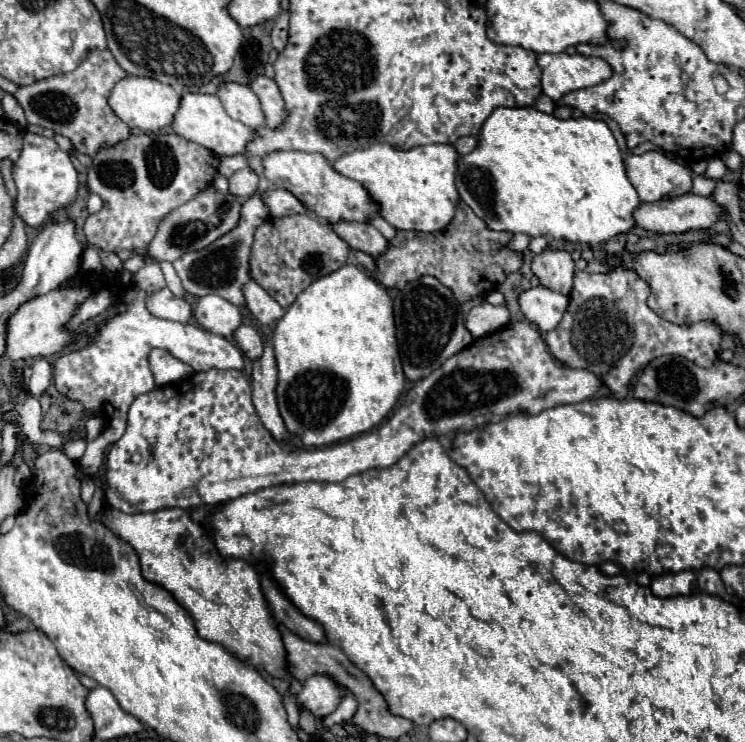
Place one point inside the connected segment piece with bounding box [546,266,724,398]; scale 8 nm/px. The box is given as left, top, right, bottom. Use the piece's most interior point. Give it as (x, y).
(608, 329)

